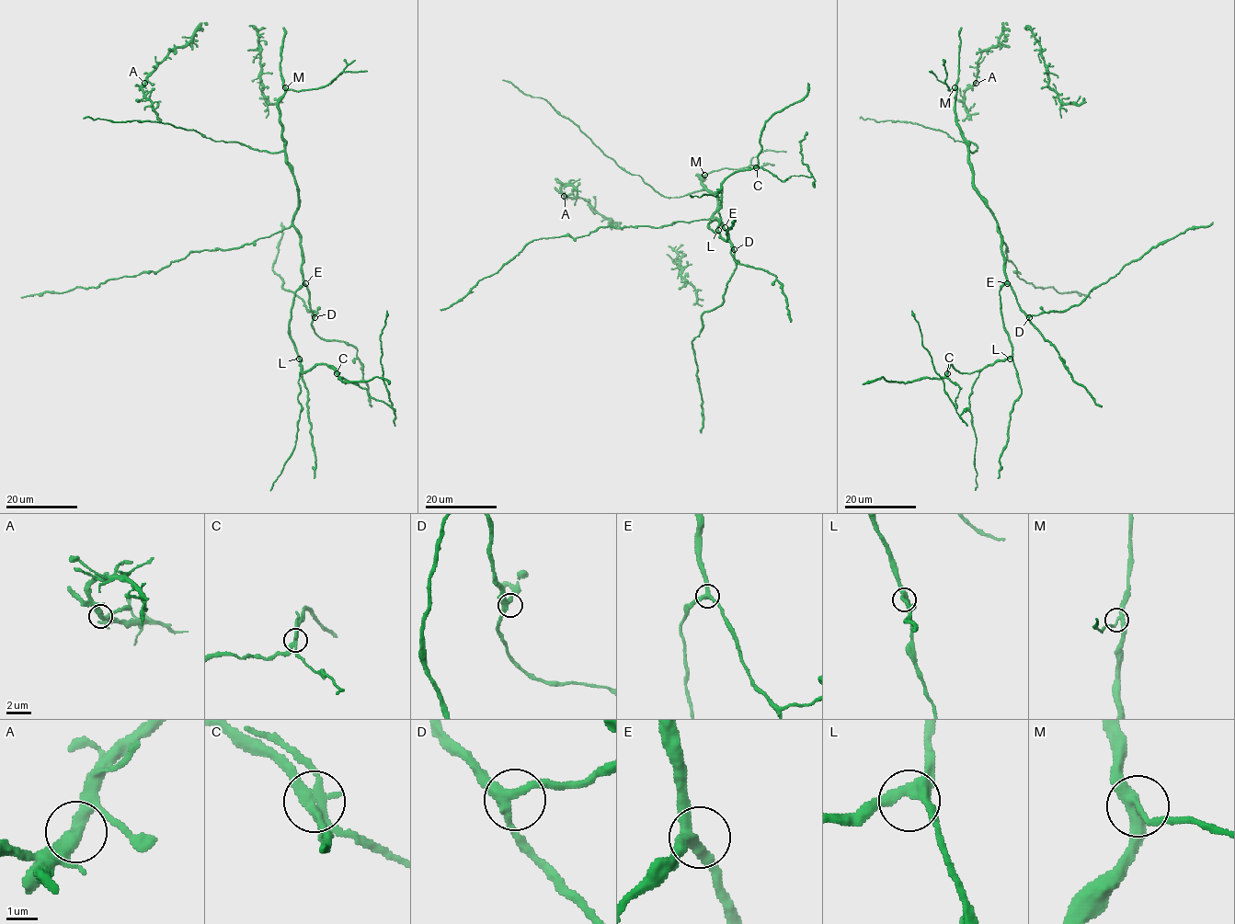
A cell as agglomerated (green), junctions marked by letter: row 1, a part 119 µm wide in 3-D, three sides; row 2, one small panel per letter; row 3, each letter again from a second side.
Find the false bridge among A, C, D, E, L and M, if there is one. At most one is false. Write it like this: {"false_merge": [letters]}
{"false_merge": ["C"]}

